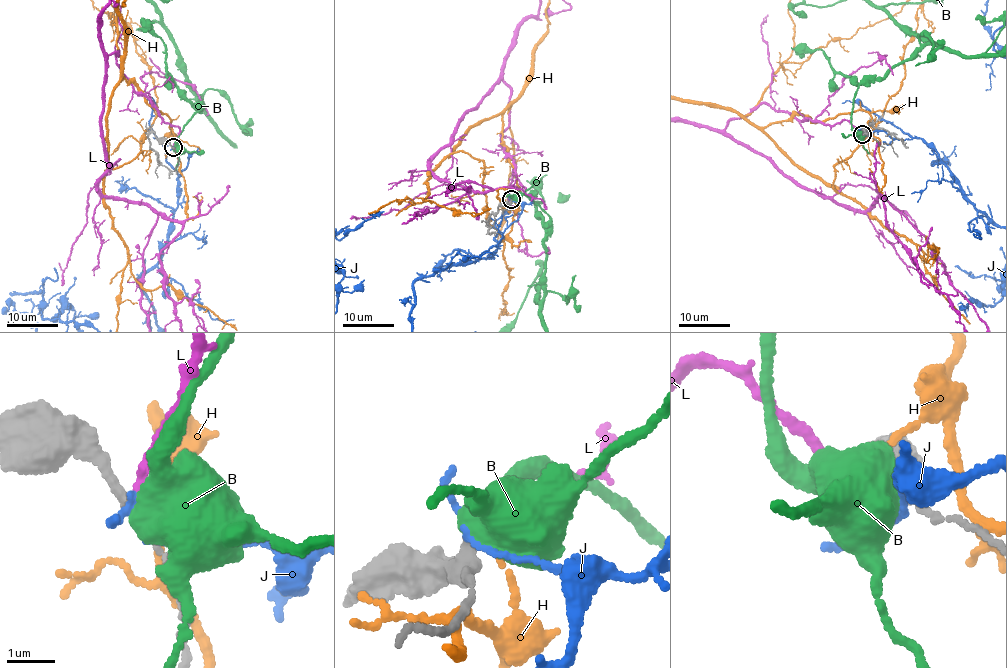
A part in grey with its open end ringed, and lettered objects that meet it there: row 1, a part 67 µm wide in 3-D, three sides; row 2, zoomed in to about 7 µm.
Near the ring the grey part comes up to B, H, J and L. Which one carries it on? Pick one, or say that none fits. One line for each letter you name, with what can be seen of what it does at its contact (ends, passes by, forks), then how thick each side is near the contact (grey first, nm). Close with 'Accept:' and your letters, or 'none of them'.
L: it ends; calibres 200 and 200 nm
Accept: L

